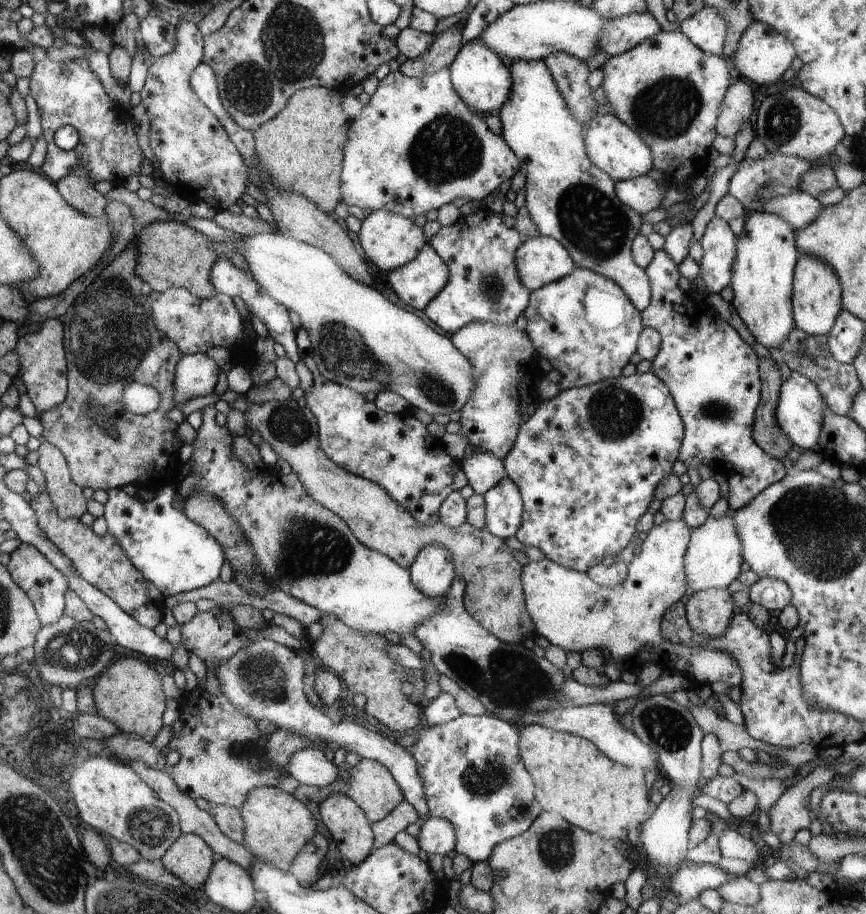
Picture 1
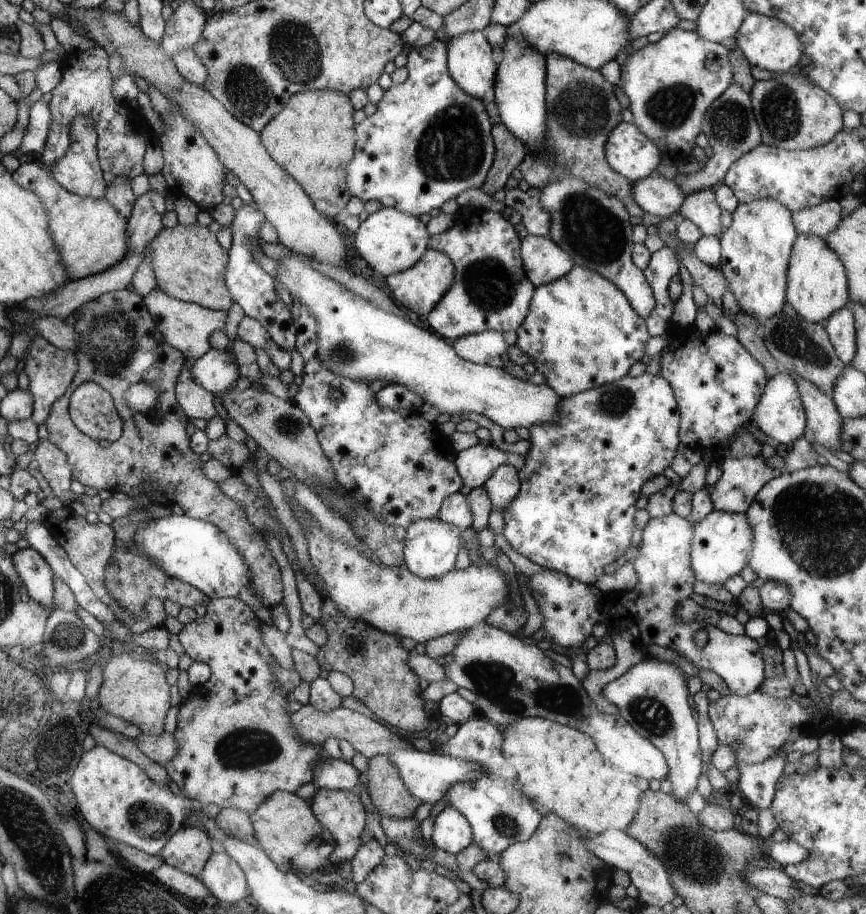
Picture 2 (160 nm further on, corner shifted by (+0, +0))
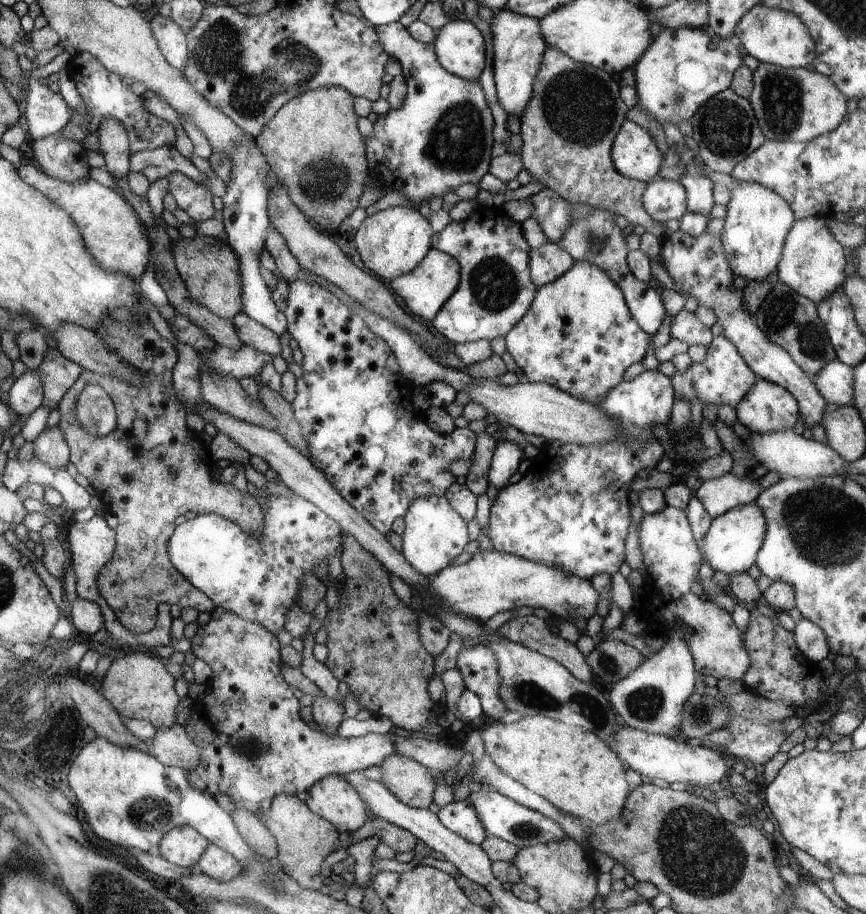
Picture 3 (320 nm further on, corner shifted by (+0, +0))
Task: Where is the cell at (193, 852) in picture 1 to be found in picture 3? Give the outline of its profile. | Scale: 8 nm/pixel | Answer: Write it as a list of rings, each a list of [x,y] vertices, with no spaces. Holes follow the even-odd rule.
[[[191,826],[174,827],[158,843],[162,857],[181,867],[192,869],[205,854],[209,840]]]

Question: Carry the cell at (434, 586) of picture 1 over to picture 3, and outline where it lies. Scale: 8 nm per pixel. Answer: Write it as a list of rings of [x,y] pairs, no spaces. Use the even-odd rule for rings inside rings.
[[[428,495],[413,500],[410,508],[402,517],[405,522],[402,537],[402,554],[406,560],[424,576],[431,578],[450,566],[471,541],[468,522],[453,509],[446,495]]]

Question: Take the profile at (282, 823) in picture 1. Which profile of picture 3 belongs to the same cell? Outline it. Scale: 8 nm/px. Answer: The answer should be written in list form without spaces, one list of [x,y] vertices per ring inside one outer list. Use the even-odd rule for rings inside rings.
[[[278,795],[274,799],[270,814],[265,820],[266,828],[275,836],[278,854],[277,864],[302,888],[322,888],[322,862],[338,848],[338,829],[325,817],[318,816],[313,809],[296,795]]]

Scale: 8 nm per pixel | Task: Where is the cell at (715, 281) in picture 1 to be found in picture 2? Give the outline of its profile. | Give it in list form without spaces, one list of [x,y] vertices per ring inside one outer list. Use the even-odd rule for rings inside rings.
[[[700,190],[685,196],[681,221],[690,220],[704,236],[722,236],[724,227],[720,221],[722,210],[716,202],[714,190]]]

